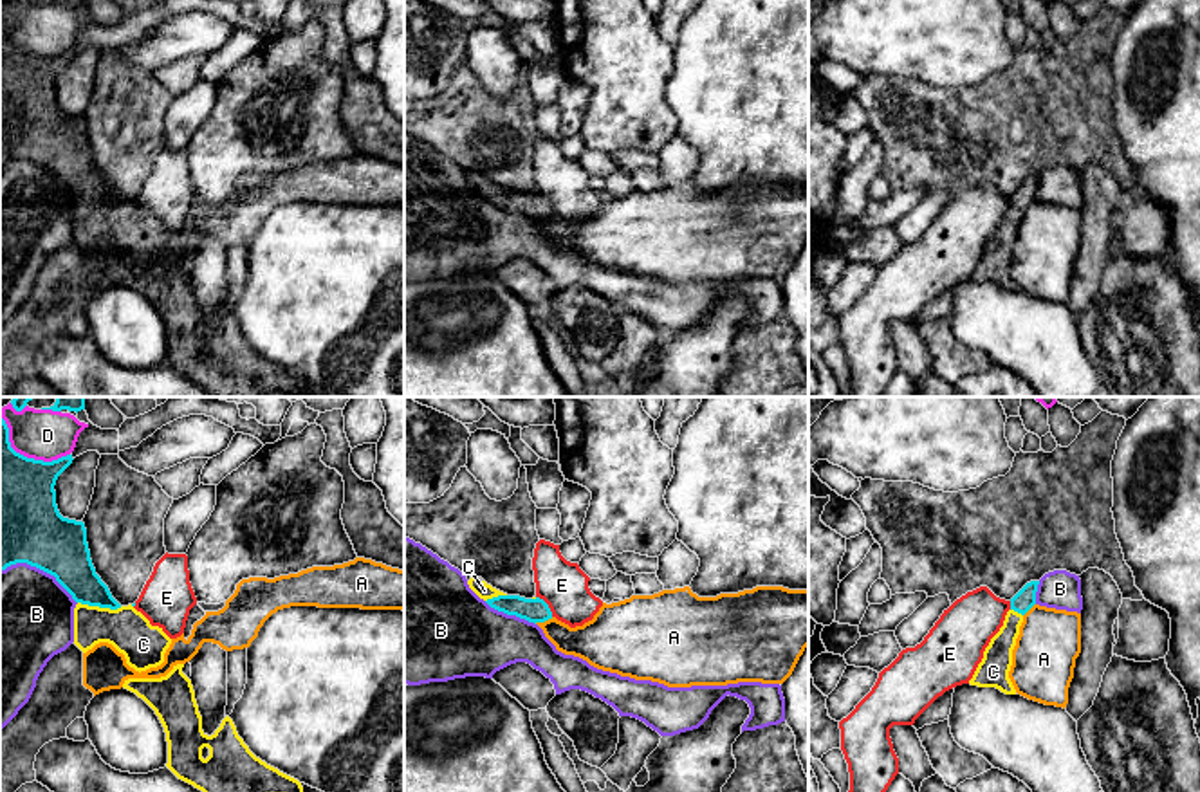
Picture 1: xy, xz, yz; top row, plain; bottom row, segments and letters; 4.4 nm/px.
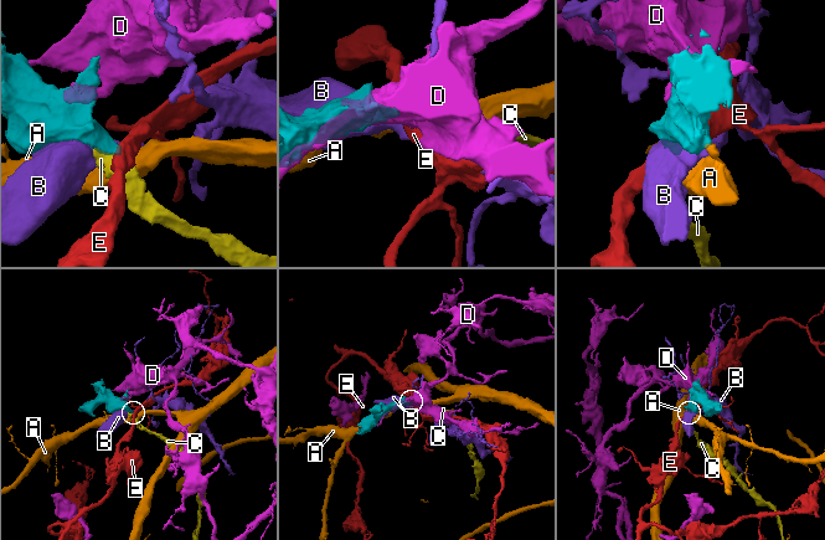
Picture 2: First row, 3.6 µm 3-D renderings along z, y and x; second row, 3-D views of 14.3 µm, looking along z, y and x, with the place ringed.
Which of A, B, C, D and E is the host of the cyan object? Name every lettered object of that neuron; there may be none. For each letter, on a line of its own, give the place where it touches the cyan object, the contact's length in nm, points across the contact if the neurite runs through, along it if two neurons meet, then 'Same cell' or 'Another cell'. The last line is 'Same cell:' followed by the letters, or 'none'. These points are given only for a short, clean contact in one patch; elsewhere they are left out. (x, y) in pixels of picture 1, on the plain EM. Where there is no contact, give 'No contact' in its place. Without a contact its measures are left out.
A: Touches cyan at xz (544, 217). Shared border 90 nm. Boundary: xz (553, 213), (535, 219). Another cell
B: Touches cyan at xy (40, 165). Shared border 380 nm. Another cell
C: Touches cyan at xy (100, 202). Shared border 200 nm. Path across: xy (69, 156), (100, 202), (125, 224). Same cell
D: Touches cyan at xy (22, 51). Shared border 360 nm. Another cell
E: Touches cyan at xz (547, 201). Shared border 120 nm. Boundary: xz (536, 192), (553, 211). Another cell
Same cell: C

